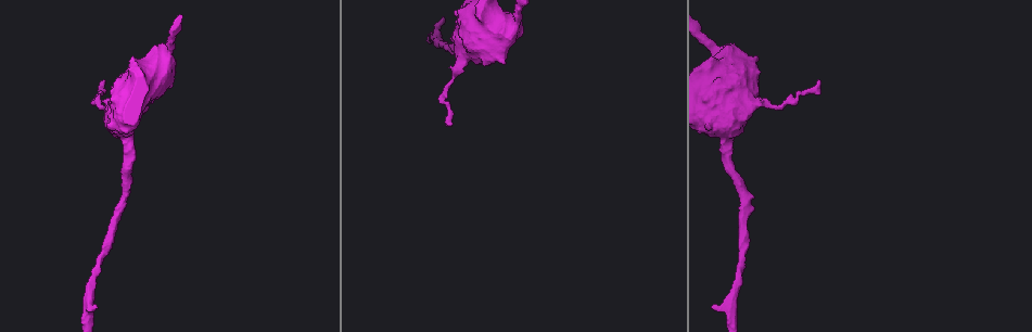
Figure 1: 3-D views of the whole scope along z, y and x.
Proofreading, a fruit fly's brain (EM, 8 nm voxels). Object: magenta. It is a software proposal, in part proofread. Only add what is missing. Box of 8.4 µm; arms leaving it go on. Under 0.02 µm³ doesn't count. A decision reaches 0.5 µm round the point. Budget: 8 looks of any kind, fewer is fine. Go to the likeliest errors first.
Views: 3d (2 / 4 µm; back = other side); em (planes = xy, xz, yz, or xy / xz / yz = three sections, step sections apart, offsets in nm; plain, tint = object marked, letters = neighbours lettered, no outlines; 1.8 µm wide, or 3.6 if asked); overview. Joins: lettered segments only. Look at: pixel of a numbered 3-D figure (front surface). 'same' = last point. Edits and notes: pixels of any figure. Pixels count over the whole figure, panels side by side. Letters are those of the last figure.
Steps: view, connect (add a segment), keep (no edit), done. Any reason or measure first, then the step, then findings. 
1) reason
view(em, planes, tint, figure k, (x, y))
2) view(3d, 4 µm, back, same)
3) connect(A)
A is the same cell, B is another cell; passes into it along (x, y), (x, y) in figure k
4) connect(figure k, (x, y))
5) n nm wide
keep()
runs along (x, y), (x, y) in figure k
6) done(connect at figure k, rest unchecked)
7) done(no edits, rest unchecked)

free end
view(em, xy, step 8, letters, figure 1, (104, 80))

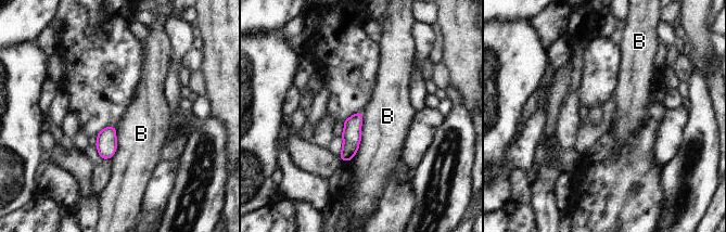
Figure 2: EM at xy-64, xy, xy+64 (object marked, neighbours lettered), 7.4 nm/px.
keep()
B is another cell; border along (362, 113), (361, 140), (352, 159) in figure 2; none of them fits

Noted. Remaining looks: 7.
view(em, 3.6 µm, planes, letters, figure 1, (162, 45))

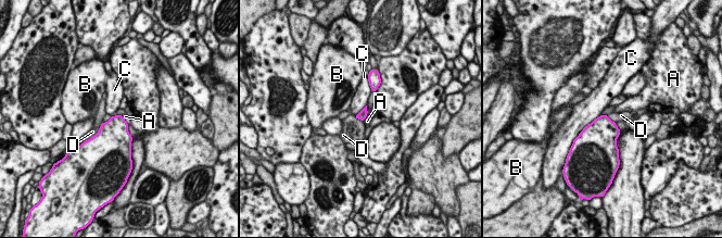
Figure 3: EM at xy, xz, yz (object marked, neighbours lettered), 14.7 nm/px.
keep()
A, B, C and D are other cells; border along (100, 127), (88, 139) in figure 3; no lettered segment goes on from it

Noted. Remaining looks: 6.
a narrow waist
view(3d, 4 µm, back, figure 1, (101, 265))

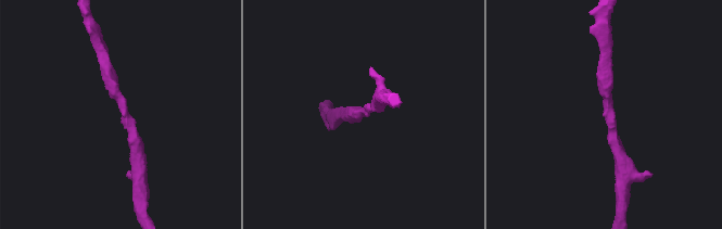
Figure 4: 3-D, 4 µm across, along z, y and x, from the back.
arms of 220, 220 nm; now the EM
view(em, planes, letters, figure 4, (606, 111))

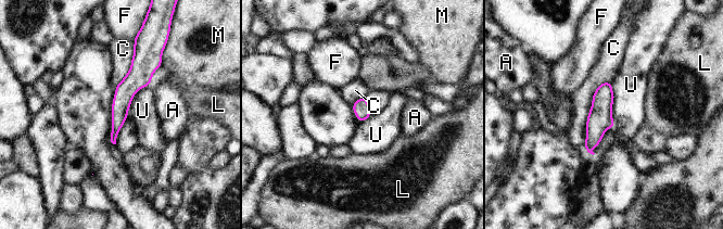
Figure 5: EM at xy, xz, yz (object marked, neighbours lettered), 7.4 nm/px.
keep()
A, C, F, L, M and U are other cells; border along (610, 83), (613, 94), (613, 127) in figure 5; none of them fits

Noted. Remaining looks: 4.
done(no edits, rest unchecked)

